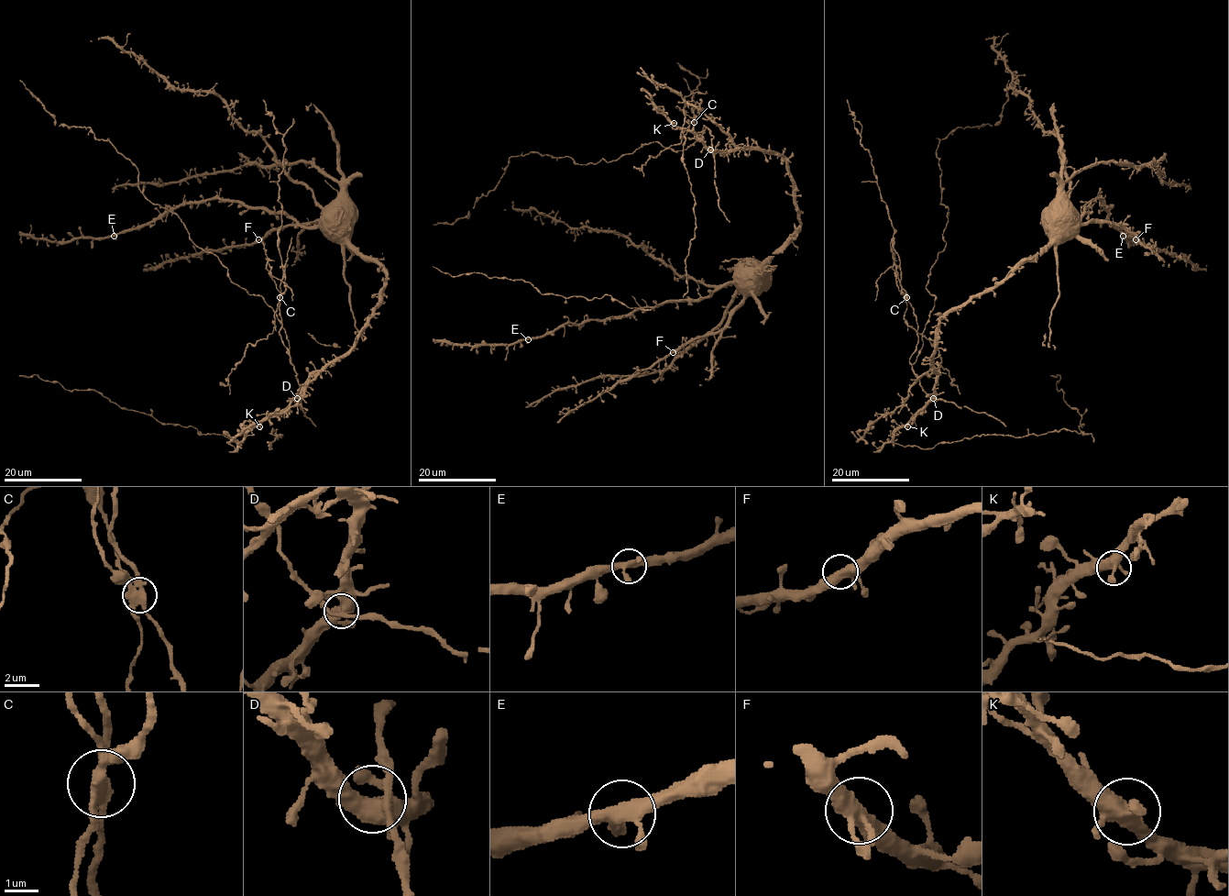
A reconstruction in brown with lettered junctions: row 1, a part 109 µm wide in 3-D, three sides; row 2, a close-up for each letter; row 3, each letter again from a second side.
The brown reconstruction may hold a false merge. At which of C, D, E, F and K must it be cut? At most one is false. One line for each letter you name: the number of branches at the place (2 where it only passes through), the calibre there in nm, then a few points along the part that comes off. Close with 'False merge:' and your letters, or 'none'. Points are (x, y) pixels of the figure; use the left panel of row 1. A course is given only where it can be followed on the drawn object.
C: Branches: 5. Thickness 380 nm. Course of the part to remove: (280, 296), (274, 313), (275, 326), (267, 338), (248, 344), (245, 356), (228, 377), (229, 394)
False merge: C

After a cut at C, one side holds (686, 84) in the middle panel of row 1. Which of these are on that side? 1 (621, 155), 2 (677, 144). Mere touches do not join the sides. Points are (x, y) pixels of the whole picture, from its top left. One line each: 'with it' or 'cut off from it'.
1: with it
2: cut off from it

